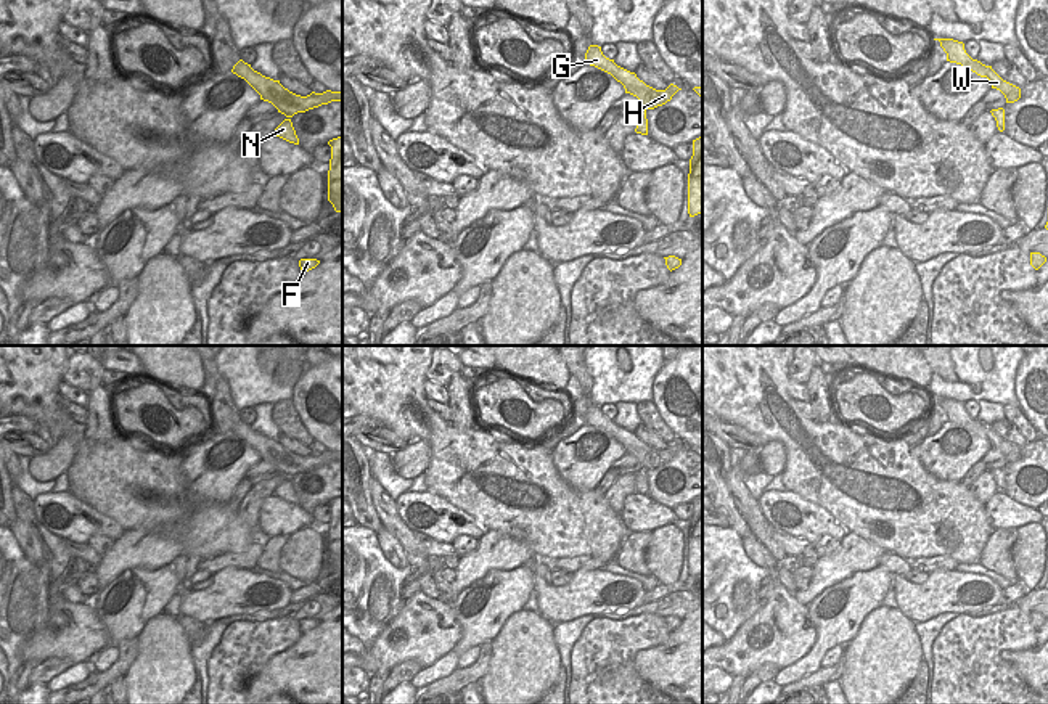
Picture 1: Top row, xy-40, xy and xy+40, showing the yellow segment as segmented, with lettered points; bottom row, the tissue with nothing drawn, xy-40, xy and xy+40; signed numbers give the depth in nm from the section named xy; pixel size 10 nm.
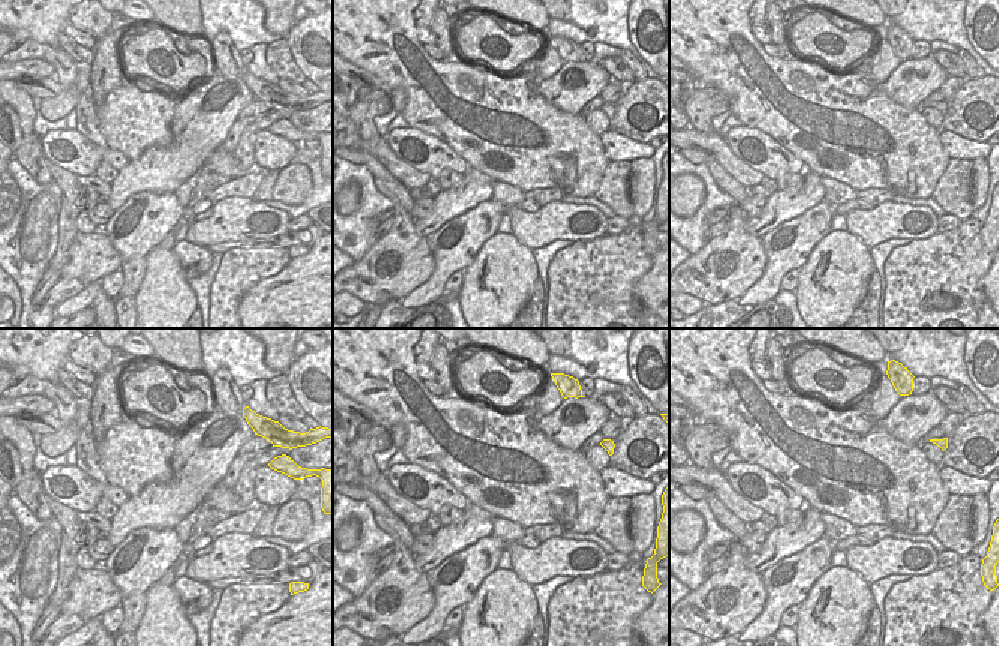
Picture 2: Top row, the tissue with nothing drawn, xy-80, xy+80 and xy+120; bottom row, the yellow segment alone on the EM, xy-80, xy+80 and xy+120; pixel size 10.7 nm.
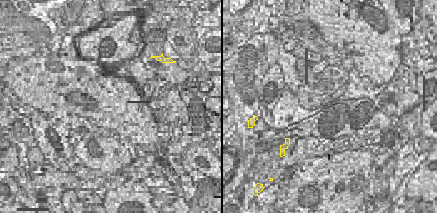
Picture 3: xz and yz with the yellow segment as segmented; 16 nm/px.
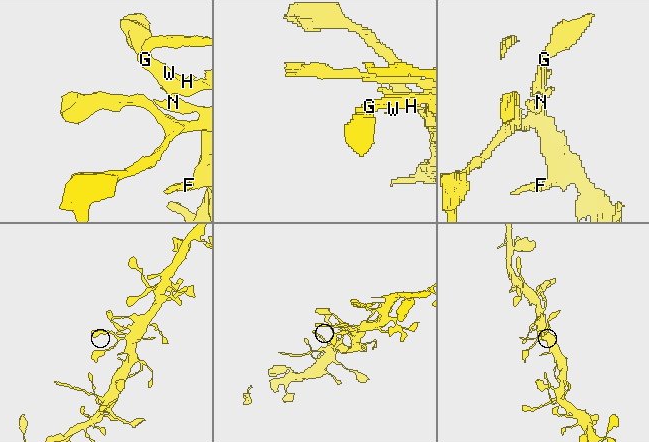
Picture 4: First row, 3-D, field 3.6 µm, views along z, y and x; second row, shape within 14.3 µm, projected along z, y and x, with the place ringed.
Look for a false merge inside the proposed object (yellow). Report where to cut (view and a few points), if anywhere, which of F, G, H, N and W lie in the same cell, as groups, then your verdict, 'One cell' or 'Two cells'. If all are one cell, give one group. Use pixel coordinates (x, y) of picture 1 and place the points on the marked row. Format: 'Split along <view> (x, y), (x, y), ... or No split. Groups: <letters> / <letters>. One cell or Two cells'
No split. Groups: F G H N W. One cell

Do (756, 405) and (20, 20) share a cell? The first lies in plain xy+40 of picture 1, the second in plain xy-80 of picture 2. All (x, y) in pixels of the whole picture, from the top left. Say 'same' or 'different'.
same

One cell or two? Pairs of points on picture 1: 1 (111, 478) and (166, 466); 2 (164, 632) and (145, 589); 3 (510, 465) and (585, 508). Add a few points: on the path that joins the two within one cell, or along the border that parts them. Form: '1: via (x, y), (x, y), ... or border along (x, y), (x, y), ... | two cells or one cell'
1: via (124, 478), (153, 478) | one cell
2: border along (163, 611), (155, 614), (135, 637) | two cells
3: via (529, 478), (544, 484), (566, 507) | one cell

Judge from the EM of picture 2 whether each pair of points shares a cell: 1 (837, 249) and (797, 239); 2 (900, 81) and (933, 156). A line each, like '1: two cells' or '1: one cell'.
1: two cells
2: two cells

